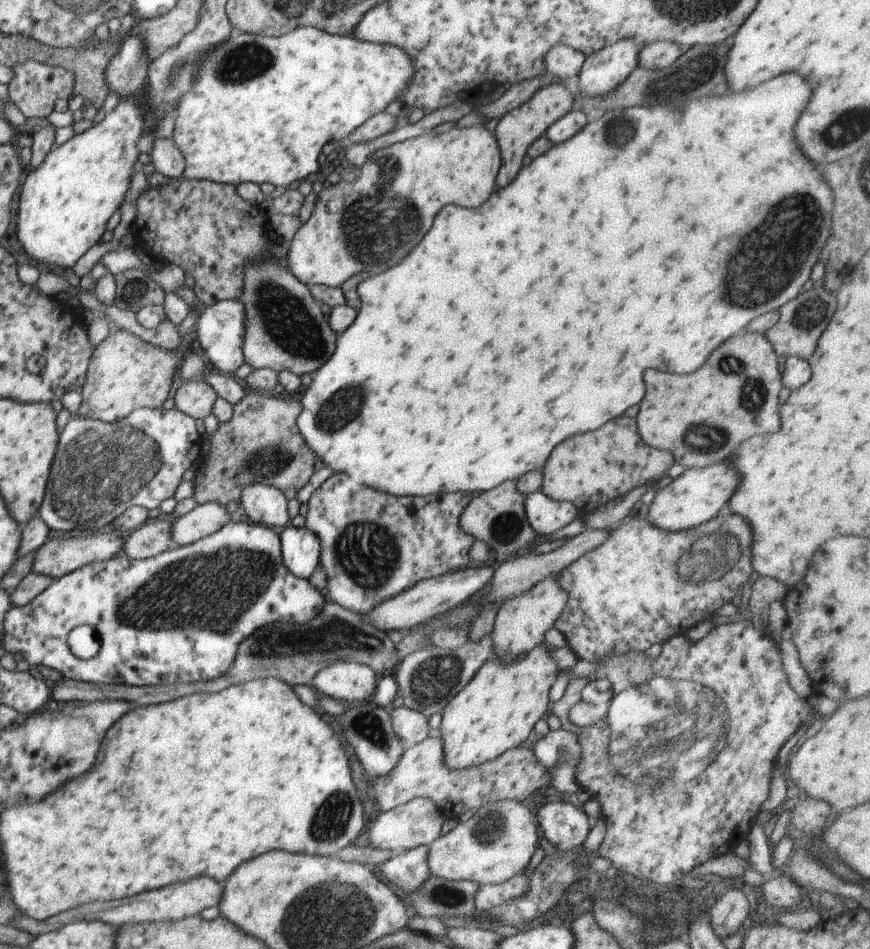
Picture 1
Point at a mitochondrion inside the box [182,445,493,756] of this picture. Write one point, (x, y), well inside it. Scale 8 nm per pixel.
(335, 635)

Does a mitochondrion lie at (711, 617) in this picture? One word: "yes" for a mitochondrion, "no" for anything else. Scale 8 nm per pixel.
no

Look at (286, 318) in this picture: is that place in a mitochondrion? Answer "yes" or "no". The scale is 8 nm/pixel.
yes

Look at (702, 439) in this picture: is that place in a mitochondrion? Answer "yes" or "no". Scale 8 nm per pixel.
yes

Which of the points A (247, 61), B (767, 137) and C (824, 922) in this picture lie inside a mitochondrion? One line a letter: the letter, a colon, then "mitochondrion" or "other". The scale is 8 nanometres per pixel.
A: mitochondrion
B: other
C: other

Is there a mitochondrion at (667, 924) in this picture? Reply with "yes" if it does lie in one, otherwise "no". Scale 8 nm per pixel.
yes

